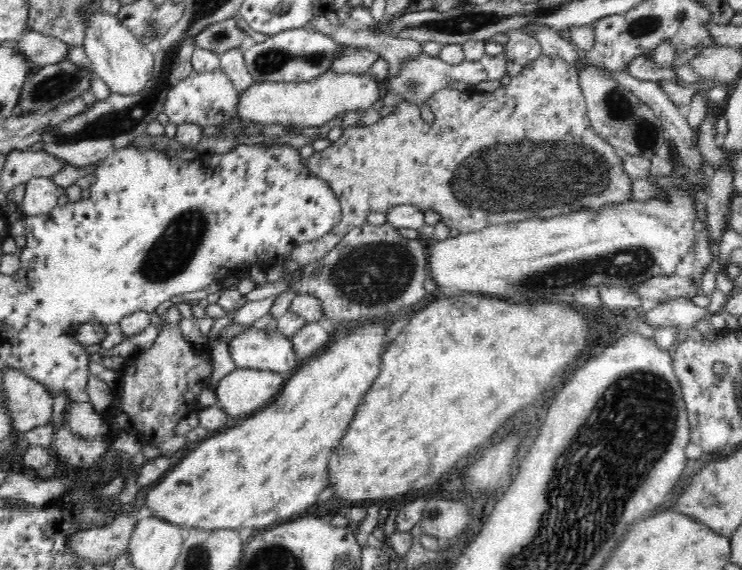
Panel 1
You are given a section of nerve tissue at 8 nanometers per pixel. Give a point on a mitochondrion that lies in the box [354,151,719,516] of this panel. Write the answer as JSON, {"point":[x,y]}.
{"point":[630,263]}

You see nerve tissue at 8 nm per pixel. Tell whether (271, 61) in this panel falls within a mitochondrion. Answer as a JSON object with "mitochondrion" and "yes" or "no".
{"mitochondrion":"yes"}

